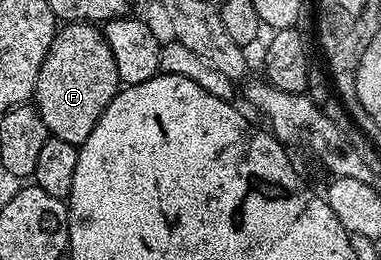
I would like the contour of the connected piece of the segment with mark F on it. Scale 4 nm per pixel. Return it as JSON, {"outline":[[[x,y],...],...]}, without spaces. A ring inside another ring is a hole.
{"outline":[[[68,22],[57,27],[48,48],[48,56],[44,56],[44,64],[40,64],[32,102],[53,137],[68,140],[68,144],[79,147],[84,140],[88,140],[104,108],[108,108],[119,89],[116,60],[112,60],[112,48],[108,48],[108,40],[102,35],[101,29],[92,22]]]}

